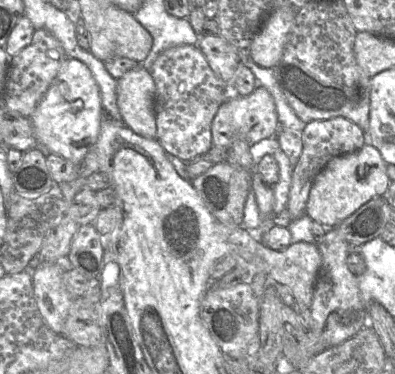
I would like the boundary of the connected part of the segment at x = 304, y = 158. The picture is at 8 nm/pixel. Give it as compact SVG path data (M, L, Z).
M345 117L312 120L305 125L302 131L302 144L302 154L292 173L292 181L286 206L292 221L306 213L309 193L317 175L331 159L361 149L366 144L365 132L359 125Z

